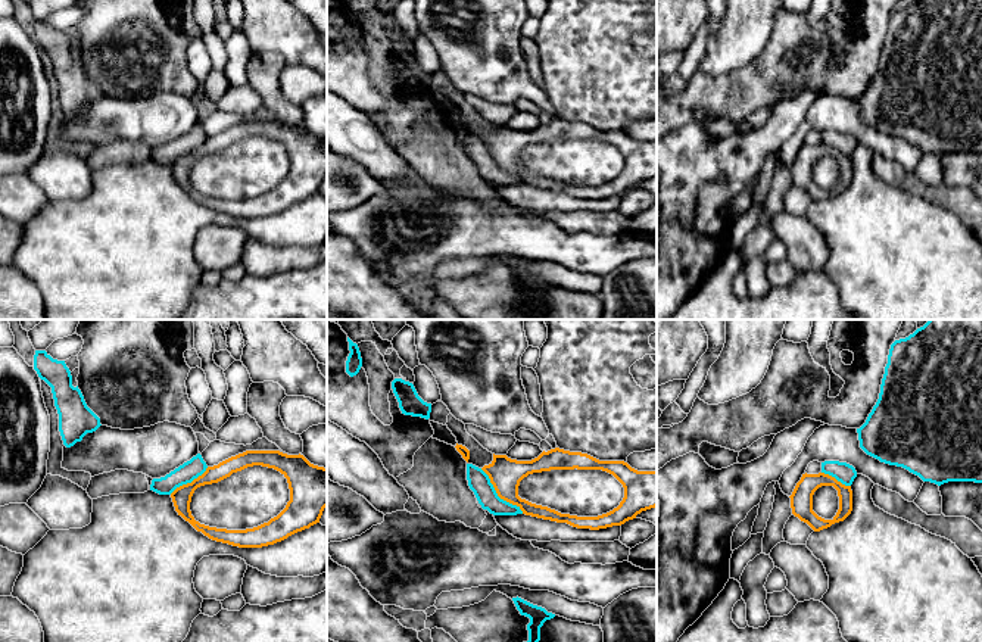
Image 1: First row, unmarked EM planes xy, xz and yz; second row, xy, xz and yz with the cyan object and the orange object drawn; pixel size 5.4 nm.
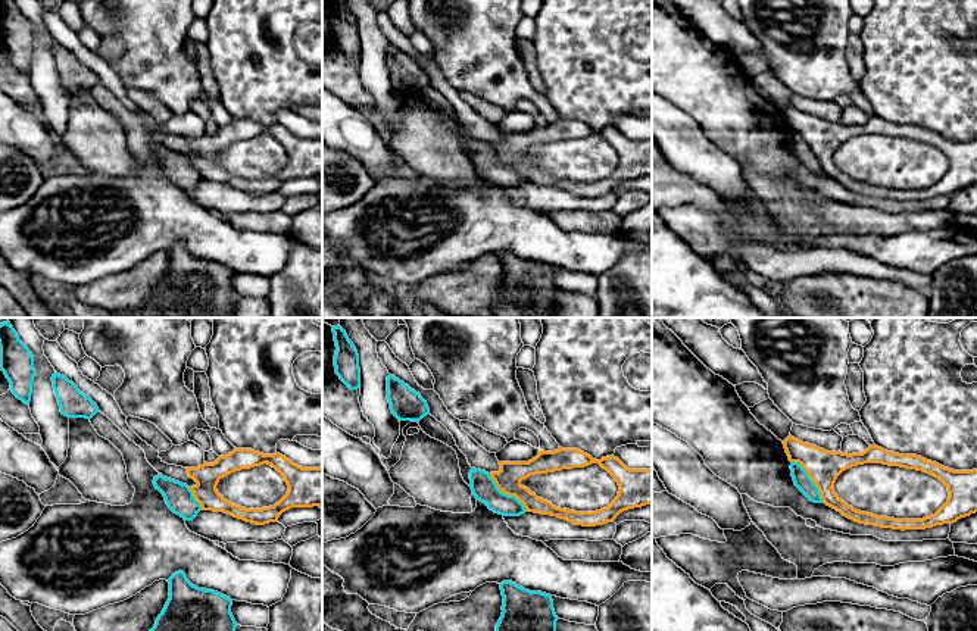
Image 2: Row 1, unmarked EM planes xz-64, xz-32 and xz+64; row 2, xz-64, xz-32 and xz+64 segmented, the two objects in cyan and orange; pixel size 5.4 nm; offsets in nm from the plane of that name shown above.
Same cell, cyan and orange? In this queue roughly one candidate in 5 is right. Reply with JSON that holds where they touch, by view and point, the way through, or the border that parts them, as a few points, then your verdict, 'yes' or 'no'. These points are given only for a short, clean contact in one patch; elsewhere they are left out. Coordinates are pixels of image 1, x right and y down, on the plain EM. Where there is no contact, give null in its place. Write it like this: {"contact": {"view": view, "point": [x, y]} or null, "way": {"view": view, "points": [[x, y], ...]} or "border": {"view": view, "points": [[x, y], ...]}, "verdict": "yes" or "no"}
{"contact": {"view": "xz", "point": [496, 165]}, "verdict": "no"}

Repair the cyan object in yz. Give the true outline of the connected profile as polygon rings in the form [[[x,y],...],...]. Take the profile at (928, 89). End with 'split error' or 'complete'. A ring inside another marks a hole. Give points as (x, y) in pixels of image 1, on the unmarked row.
[[[916,0],[891,15],[876,75],[857,99],[860,118],[938,156],[982,153],[982,0]]] | complete

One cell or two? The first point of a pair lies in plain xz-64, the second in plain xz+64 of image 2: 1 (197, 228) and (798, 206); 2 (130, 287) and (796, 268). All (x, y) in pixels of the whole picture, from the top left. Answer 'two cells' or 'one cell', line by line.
1: two cells
2: two cells

